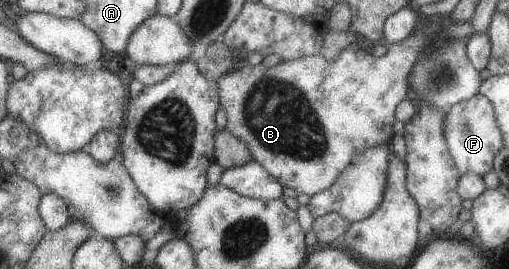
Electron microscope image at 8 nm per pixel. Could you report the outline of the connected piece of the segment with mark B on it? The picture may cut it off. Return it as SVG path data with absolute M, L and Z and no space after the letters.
M446 16L421 17L418 27L402 41L386 43L386 54L375 57L367 54L363 45L345 47L336 59L326 61L321 55L281 61L271 68L261 63L254 67L243 66L241 70L227 72L216 80L218 103L226 114L224 128L243 141L255 159L281 186L298 193L313 196L331 186L350 164L355 155L367 148L389 145L394 135L393 110L401 100L410 97L408 76L412 66L438 38L436 32Z

